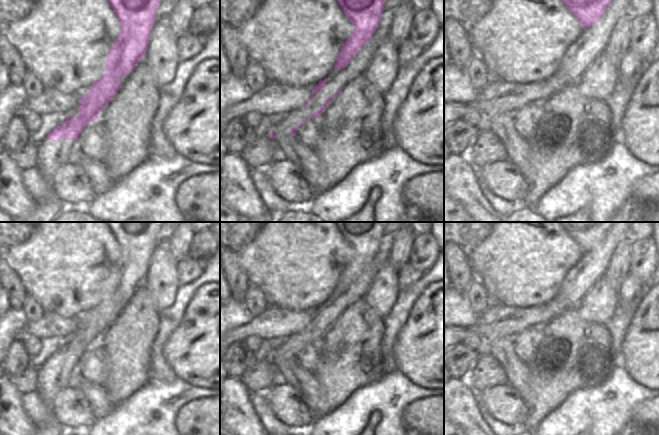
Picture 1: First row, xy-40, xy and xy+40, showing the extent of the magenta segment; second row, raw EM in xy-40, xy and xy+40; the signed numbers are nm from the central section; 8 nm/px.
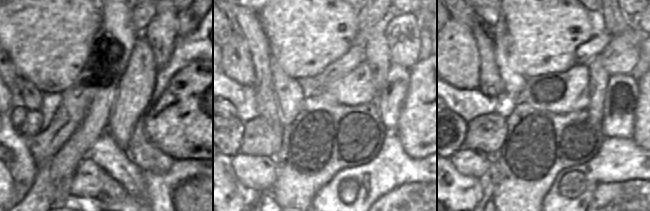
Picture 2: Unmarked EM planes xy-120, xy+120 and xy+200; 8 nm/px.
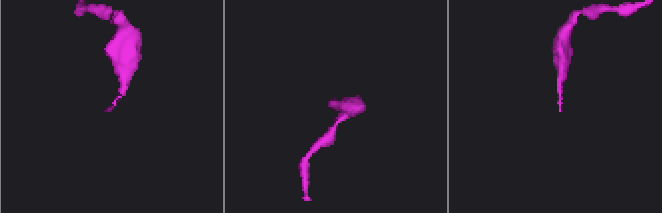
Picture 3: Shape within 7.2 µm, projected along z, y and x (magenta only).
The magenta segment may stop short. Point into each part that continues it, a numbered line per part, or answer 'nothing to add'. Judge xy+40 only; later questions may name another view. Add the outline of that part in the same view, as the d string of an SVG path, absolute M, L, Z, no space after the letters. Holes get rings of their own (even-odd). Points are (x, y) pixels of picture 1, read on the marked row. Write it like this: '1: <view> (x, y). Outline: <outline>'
nothing to add.

